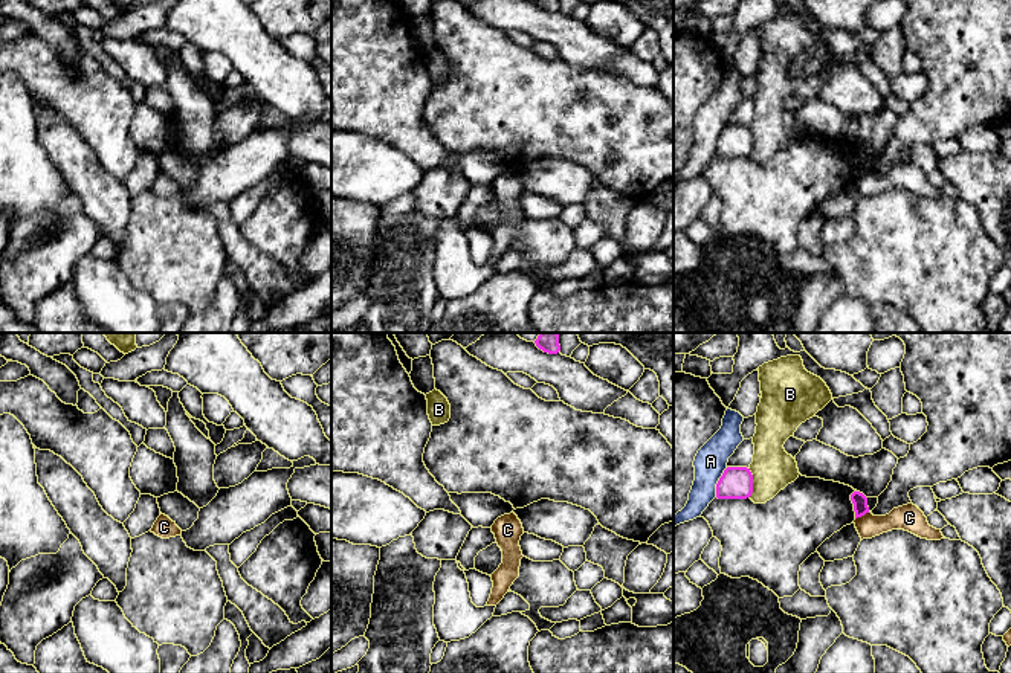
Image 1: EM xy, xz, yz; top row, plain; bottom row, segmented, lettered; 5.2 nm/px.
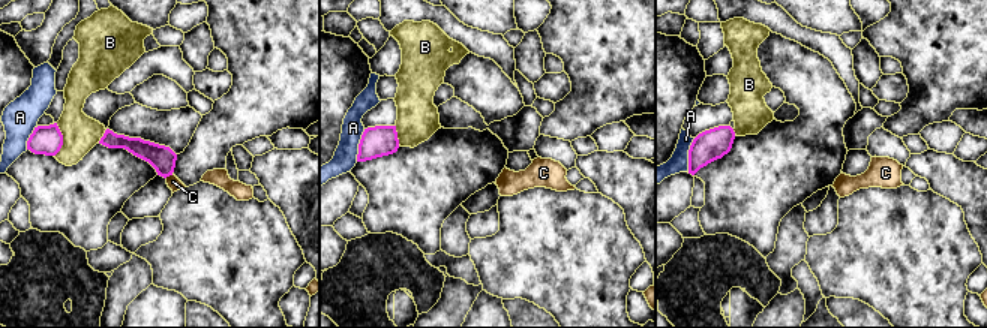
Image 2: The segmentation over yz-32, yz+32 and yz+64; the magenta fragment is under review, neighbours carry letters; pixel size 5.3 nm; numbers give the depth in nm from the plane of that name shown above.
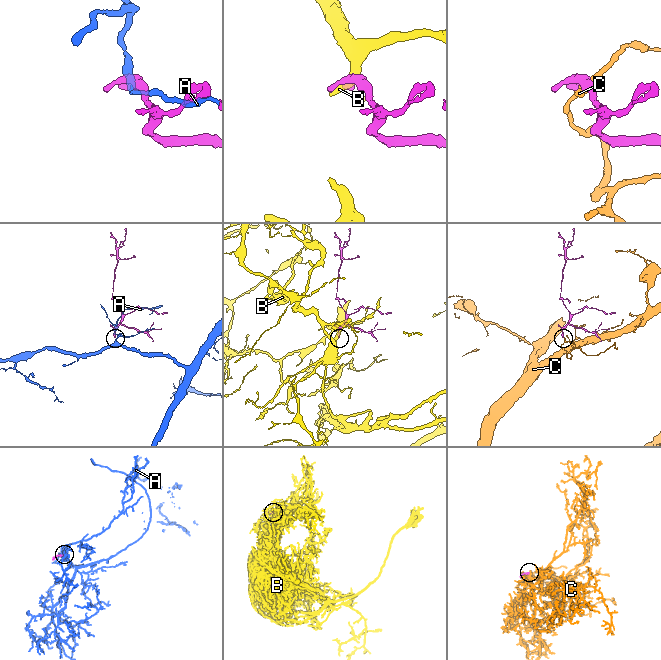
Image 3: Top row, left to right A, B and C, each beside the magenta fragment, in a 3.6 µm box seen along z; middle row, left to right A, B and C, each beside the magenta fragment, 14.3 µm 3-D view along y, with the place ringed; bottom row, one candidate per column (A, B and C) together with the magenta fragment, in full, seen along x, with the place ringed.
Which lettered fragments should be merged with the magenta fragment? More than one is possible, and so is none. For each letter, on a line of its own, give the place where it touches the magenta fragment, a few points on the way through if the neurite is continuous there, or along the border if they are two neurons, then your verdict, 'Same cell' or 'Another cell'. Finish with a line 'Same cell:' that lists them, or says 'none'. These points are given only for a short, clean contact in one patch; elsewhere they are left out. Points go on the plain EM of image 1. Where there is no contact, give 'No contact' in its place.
A: Touches magenta at yz (718, 141). Another cell
B: Touches magenta at yz (752, 141). Another cell
C: Touches magenta at yz (862, 173). Boundary: yz (868, 170), (855, 177). Another cell
Same cell: none

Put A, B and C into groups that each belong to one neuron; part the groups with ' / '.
A / B / C

